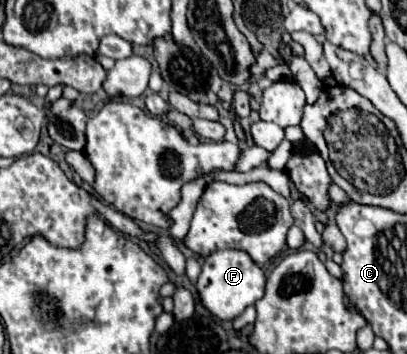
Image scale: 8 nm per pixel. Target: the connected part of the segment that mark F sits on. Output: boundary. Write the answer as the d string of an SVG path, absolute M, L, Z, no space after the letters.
M225 249L225 251L215 251L209 257L205 257L203 271L197 279L197 291L203 301L203 305L219 319L223 321L233 321L243 313L247 305L253 305L257 299L263 297L265 293L265 281L267 275L261 265L257 265L249 253L237 251L237 249Z

